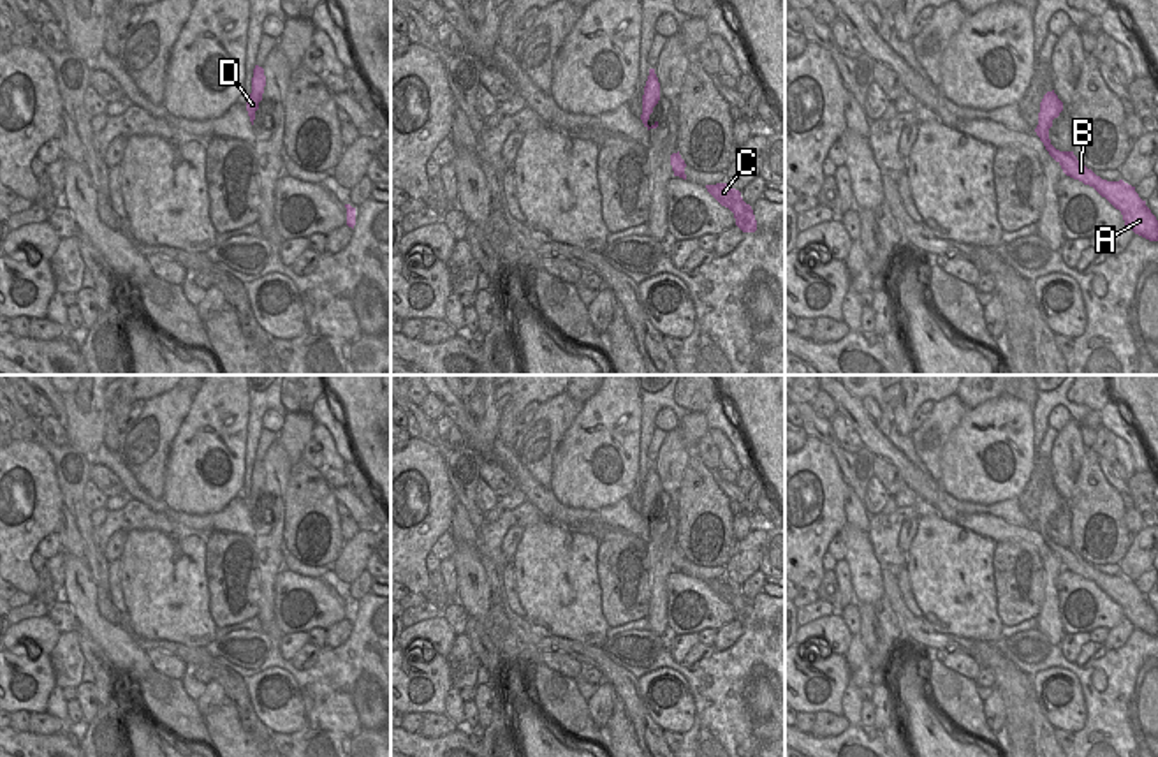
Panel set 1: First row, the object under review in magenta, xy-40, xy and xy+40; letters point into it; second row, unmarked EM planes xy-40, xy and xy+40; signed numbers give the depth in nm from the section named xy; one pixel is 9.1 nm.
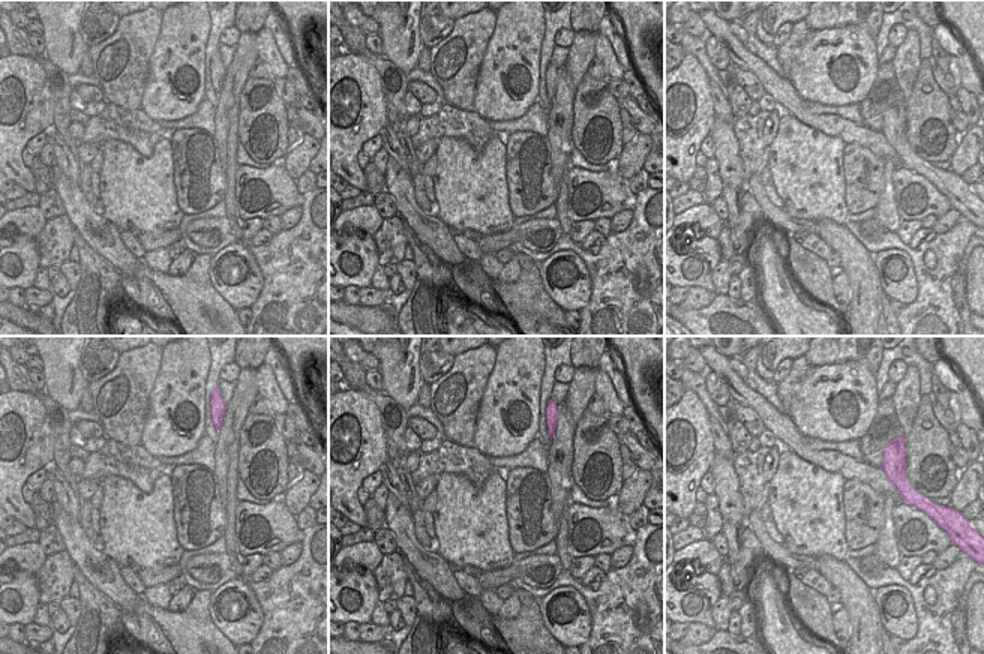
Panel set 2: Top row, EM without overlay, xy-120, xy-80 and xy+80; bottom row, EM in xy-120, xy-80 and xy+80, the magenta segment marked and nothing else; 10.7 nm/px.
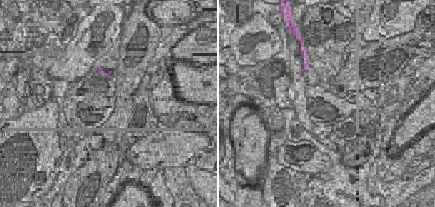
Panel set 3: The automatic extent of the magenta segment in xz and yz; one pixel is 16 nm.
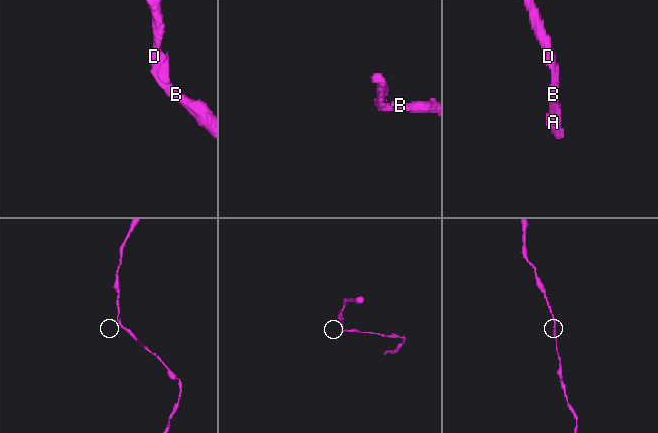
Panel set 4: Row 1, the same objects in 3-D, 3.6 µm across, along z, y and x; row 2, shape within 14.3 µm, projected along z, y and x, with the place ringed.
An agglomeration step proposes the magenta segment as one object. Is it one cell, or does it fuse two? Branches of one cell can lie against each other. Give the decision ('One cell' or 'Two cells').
One cell

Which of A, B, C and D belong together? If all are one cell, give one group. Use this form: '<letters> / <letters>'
A B C D

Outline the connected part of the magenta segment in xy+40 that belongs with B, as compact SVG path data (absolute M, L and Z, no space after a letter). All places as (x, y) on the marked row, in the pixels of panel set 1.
M1047 92L1040 102L1037 136L1044 143L1049 155L1061 165L1063 173L1084 185L1093 187L1102 197L1105 197L1116 209L1121 211L1125 225L1135 234L1158 241L1158 220L1146 206L1146 201L1139 197L1135 187L1119 181L1107 181L1096 176L1091 169L1082 165L1074 151L1059 151L1051 144L1049 129L1052 120L1063 111L1063 102L1052 92Z

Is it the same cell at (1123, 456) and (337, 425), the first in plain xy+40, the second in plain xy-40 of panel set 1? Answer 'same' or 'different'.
different

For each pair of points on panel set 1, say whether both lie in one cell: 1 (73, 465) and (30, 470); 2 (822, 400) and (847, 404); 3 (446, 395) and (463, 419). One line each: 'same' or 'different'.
1: different
2: different
3: same

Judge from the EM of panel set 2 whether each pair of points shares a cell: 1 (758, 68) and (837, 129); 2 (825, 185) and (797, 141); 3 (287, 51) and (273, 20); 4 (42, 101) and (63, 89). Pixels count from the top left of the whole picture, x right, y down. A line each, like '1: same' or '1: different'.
1: same
2: same
3: same
4: different

